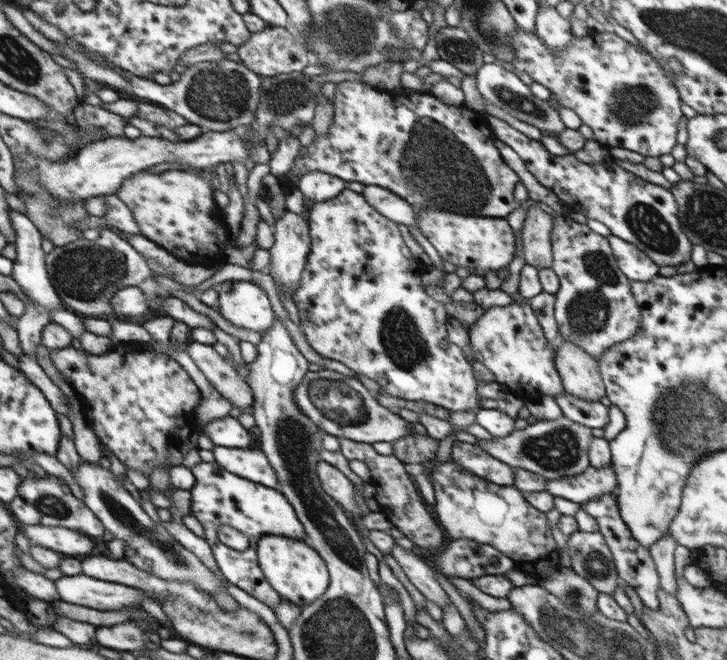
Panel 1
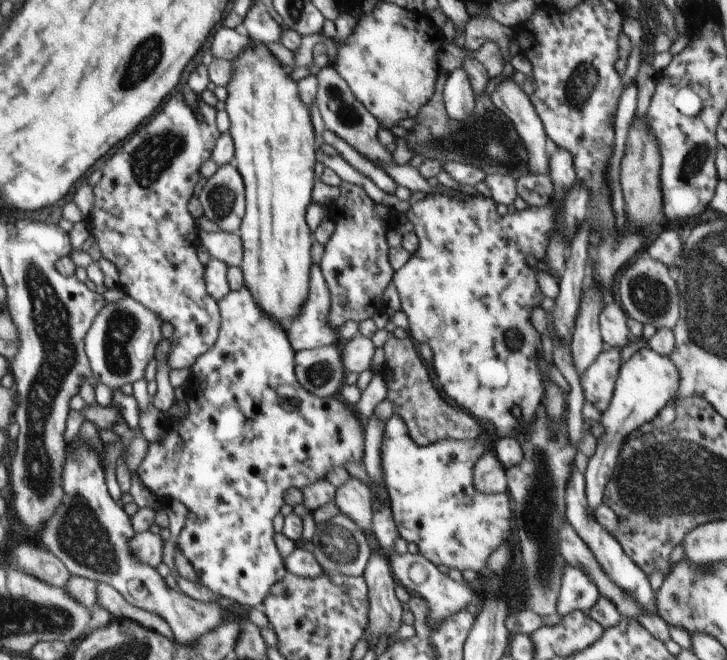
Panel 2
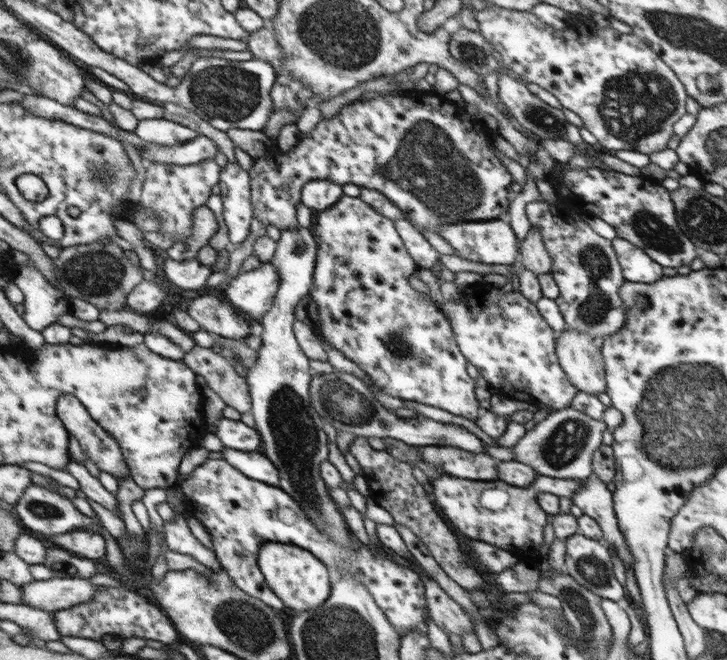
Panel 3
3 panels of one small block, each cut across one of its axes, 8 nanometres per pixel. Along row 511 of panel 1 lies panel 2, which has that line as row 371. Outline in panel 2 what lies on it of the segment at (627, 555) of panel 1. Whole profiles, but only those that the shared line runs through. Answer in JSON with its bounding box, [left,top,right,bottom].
[580,346,624,412]

